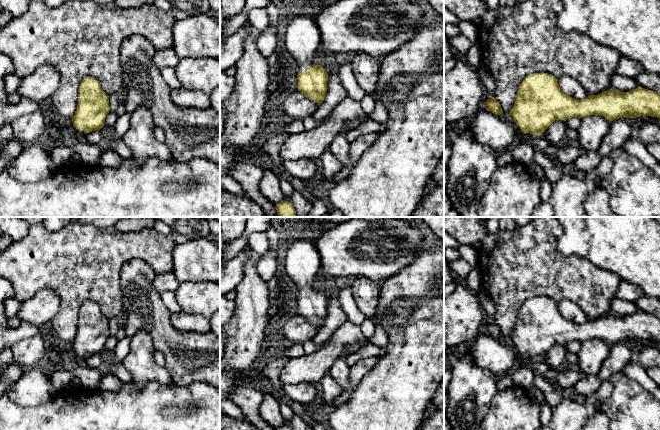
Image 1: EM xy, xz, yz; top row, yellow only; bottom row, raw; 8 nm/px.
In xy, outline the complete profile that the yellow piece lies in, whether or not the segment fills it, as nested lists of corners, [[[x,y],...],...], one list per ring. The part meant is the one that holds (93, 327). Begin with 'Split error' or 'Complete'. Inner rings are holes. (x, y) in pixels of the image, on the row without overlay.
Complete. [[[85,301],[79,310],[77,333],[72,342],[74,351],[85,357],[100,354],[109,336],[109,320],[102,314],[99,305],[93,301]]]

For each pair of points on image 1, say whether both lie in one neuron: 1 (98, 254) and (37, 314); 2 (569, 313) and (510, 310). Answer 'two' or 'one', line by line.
1: two
2: two

